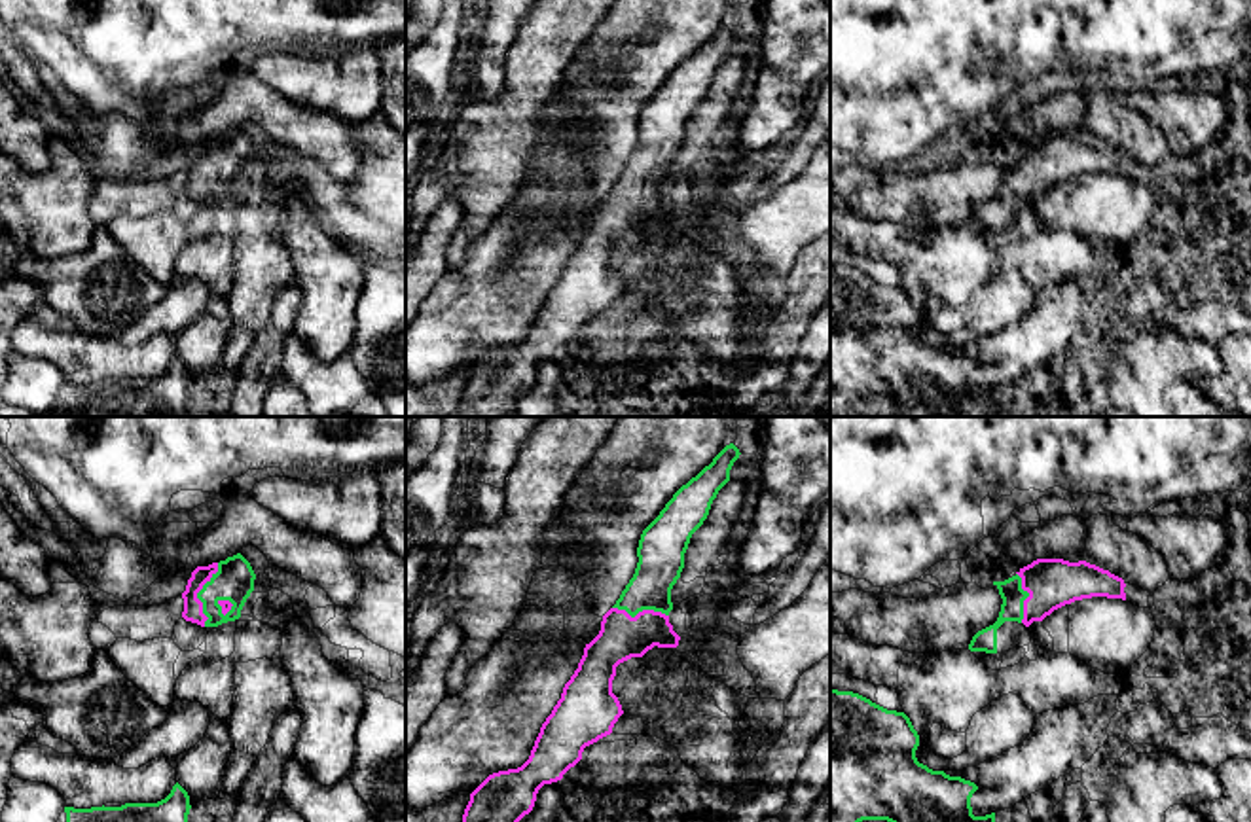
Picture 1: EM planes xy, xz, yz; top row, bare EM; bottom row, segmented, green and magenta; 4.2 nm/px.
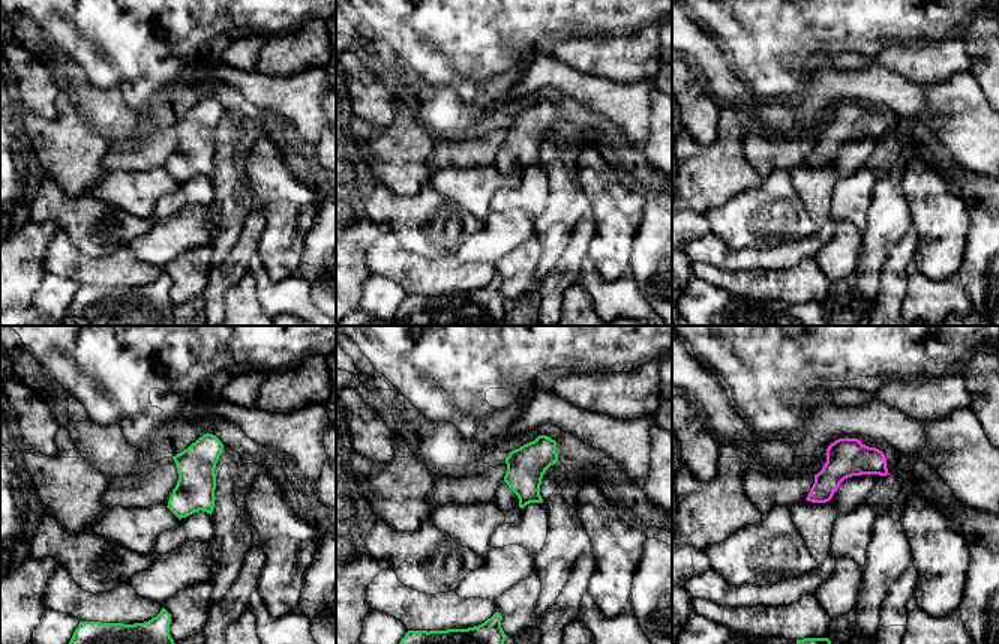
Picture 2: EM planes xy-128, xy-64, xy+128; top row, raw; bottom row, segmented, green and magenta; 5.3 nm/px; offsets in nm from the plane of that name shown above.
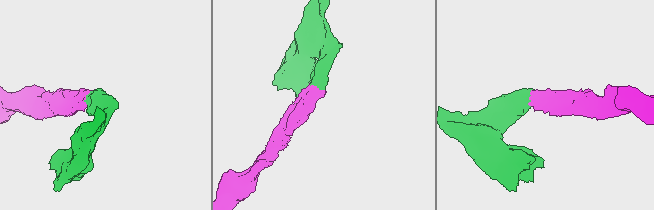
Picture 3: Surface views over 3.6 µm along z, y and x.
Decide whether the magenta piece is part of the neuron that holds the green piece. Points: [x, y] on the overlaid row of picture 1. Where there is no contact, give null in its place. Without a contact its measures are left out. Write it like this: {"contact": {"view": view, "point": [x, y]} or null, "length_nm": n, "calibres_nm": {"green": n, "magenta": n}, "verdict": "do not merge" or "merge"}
{"contact": {"view": "xy", "point": [198, 595]}, "length_nm": 280, "calibres_nm": {"green": 170, "magenta": 80}, "verdict": "merge"}

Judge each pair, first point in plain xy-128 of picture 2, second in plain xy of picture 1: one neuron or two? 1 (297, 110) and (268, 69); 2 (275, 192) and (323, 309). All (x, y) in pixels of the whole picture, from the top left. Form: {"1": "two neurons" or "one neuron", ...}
{"1": "two neurons", "2": "one neuron"}

